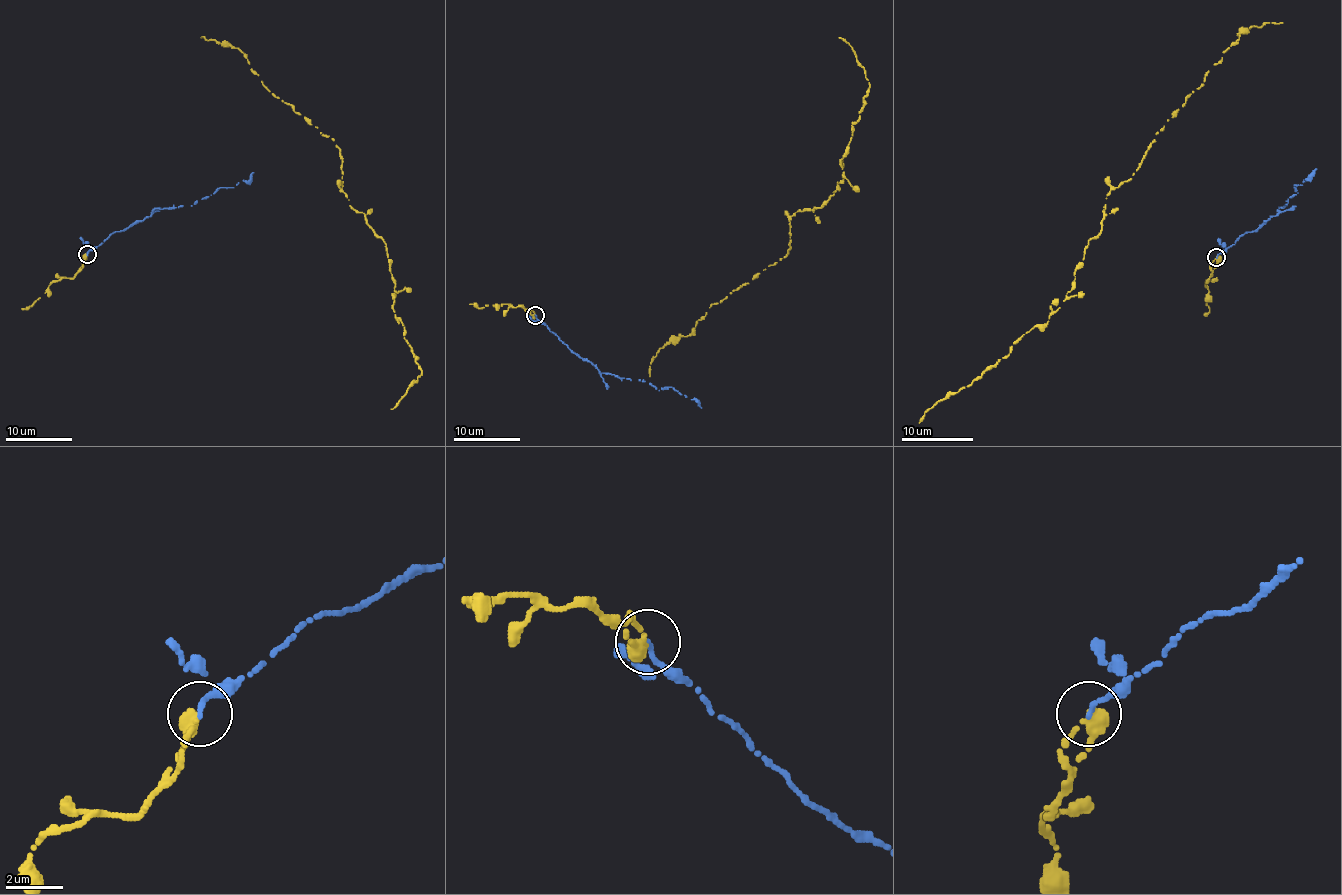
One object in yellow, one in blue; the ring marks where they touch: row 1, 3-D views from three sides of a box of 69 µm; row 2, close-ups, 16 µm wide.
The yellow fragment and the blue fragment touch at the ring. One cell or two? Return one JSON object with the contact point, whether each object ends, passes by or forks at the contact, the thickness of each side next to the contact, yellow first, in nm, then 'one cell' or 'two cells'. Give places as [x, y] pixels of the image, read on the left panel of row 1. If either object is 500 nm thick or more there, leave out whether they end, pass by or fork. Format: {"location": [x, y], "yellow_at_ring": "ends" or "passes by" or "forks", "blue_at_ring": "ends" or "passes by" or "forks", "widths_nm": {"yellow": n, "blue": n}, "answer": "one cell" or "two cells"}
{"location": [87, 254], "widths_nm": {"yellow": 500, "blue": 170}, "answer": "one cell"}

